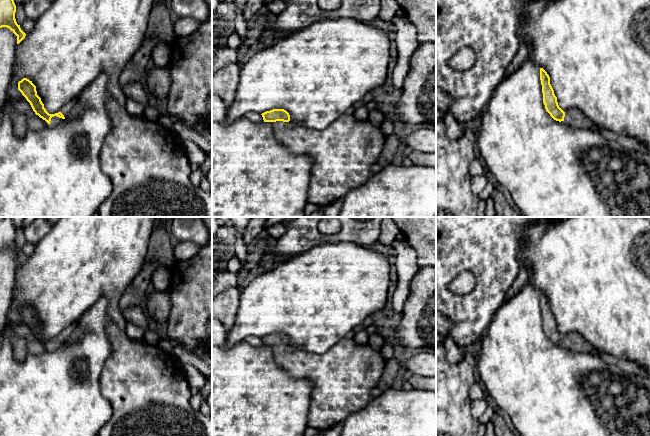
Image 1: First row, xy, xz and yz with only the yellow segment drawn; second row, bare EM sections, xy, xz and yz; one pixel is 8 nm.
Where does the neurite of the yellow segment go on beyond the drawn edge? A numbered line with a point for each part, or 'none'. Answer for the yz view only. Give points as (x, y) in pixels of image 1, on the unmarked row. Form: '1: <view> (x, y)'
1: yz (574, 341)

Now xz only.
1: xz (342, 378)

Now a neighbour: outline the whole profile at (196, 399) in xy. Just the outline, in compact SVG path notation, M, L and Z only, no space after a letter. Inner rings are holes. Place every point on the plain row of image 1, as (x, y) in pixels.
M201 391L191 395L190 404L195 411L200 411L203 399Z

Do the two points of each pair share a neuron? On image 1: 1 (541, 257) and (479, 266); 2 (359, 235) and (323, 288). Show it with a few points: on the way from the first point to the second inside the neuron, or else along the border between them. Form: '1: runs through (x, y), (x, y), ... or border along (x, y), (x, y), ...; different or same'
1: border along (522, 237), (520, 266); different
2: border along (330, 243), (351, 241), (369, 247); different

